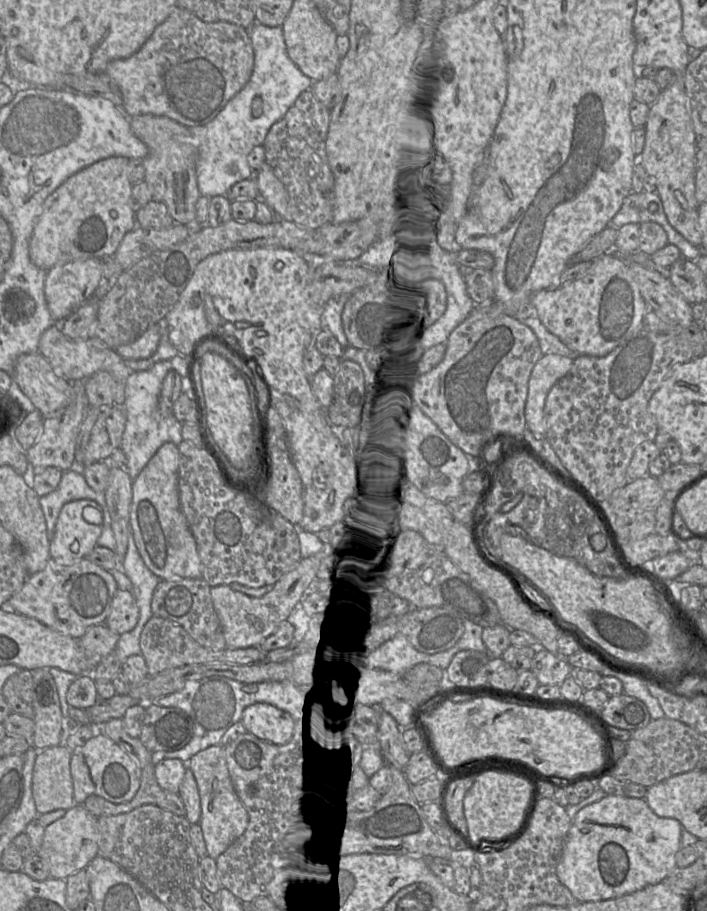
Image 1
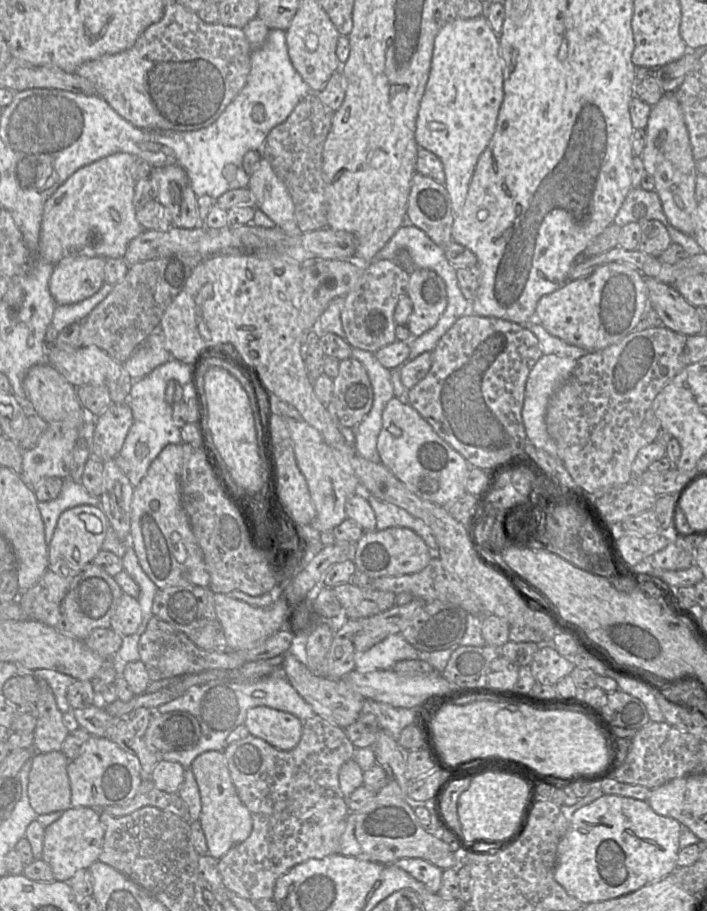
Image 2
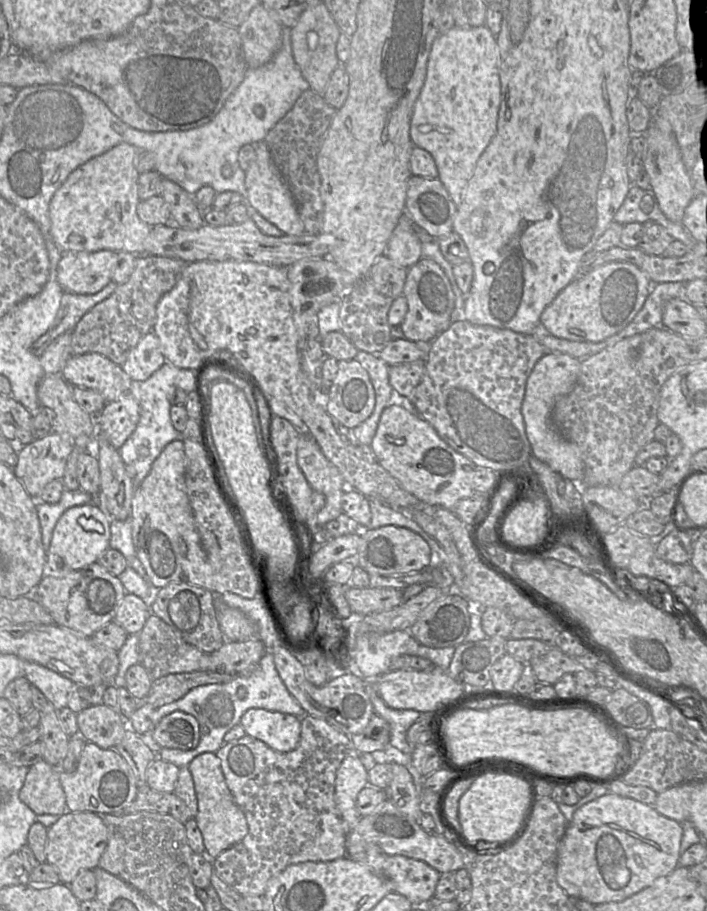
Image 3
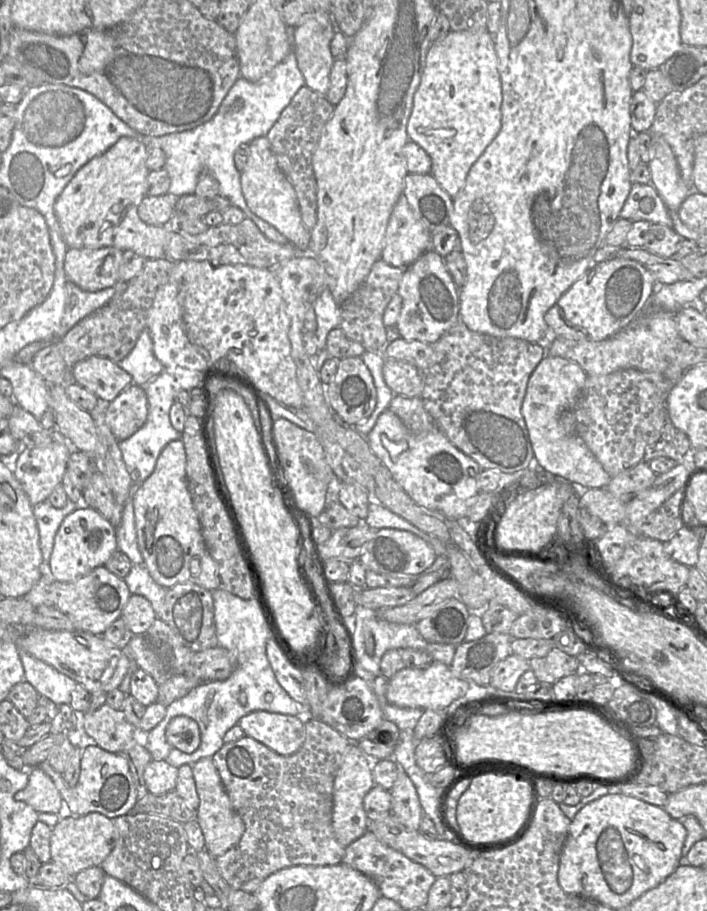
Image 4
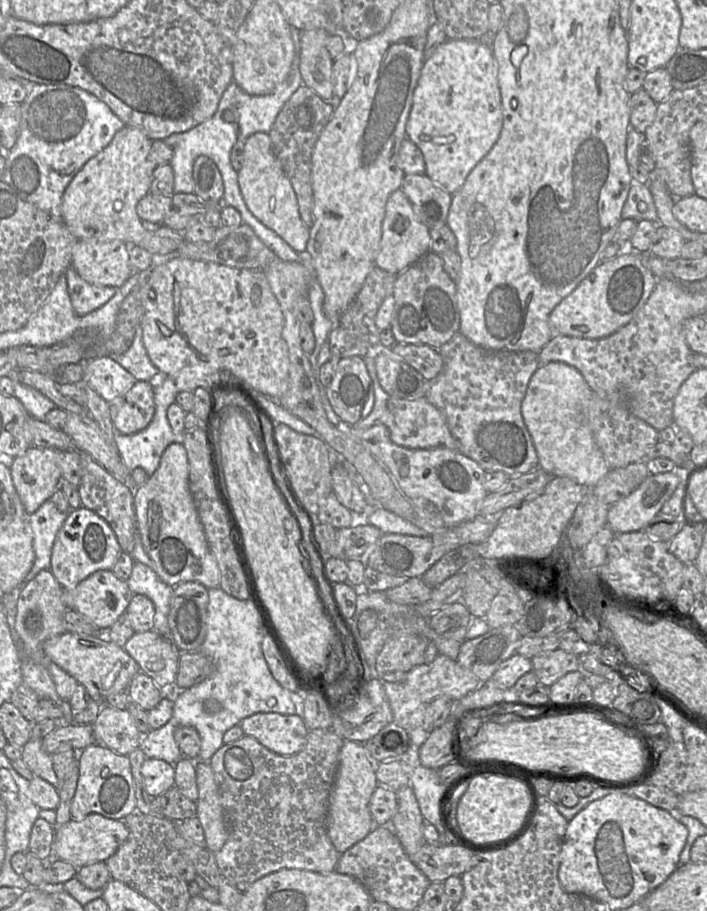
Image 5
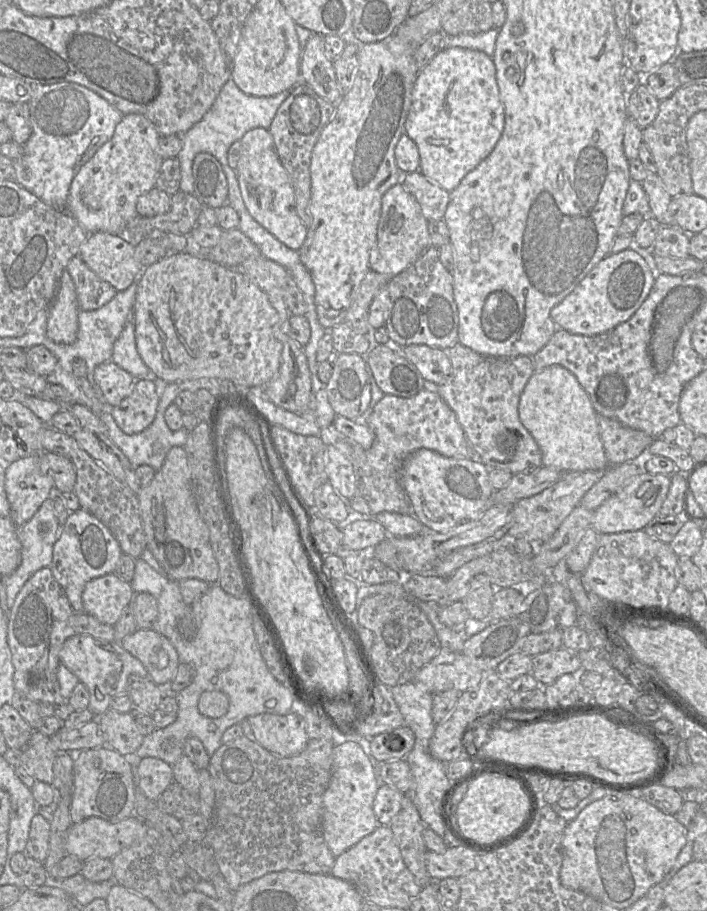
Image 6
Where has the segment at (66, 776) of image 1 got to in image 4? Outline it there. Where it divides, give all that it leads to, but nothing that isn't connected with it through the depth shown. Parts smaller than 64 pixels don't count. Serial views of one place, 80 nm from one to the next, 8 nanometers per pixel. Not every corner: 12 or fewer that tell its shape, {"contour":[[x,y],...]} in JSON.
{"contour":[[38,766],[15,794],[38,813],[58,814],[62,797]]}

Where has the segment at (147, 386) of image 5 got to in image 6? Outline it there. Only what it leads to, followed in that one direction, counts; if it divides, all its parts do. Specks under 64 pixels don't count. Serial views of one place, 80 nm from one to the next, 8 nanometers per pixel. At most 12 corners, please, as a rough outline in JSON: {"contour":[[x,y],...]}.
{"contour":[[157,379],[136,380],[109,407],[124,433],[152,424],[160,401]]}

